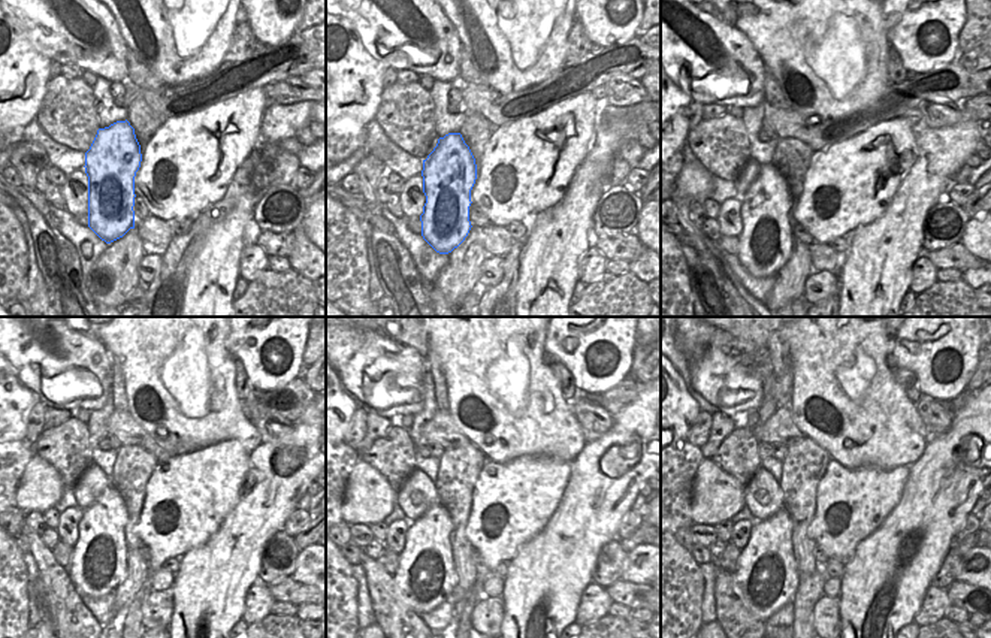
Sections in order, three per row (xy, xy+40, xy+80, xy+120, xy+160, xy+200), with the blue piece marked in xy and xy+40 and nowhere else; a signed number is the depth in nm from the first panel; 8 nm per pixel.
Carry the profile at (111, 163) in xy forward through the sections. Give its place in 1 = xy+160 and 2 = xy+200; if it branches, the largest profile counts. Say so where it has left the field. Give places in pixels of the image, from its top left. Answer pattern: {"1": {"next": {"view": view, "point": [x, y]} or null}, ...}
{"1": {"next": {"view": "xy+160", "point": [431, 578]}}, "2": {"next": {"view": "xy+200", "point": [766, 578]}}}

